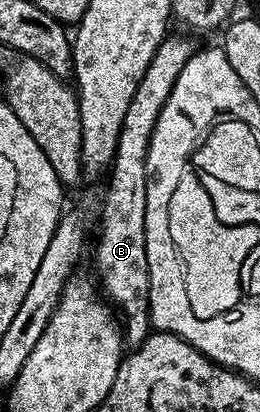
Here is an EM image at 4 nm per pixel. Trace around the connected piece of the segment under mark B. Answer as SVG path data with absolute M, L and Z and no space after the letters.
M173 35L166 36L157 48L143 79L137 84L131 107L127 107L127 115L119 131L117 150L107 173L109 185L104 186L104 201L99 220L101 234L97 237L96 280L108 304L123 318L124 340L128 344L130 341L130 346L133 347L140 345L151 332L151 275L147 267L147 151L151 135L175 87L175 81L179 79L185 64L193 58L194 52L195 45L187 38Z

